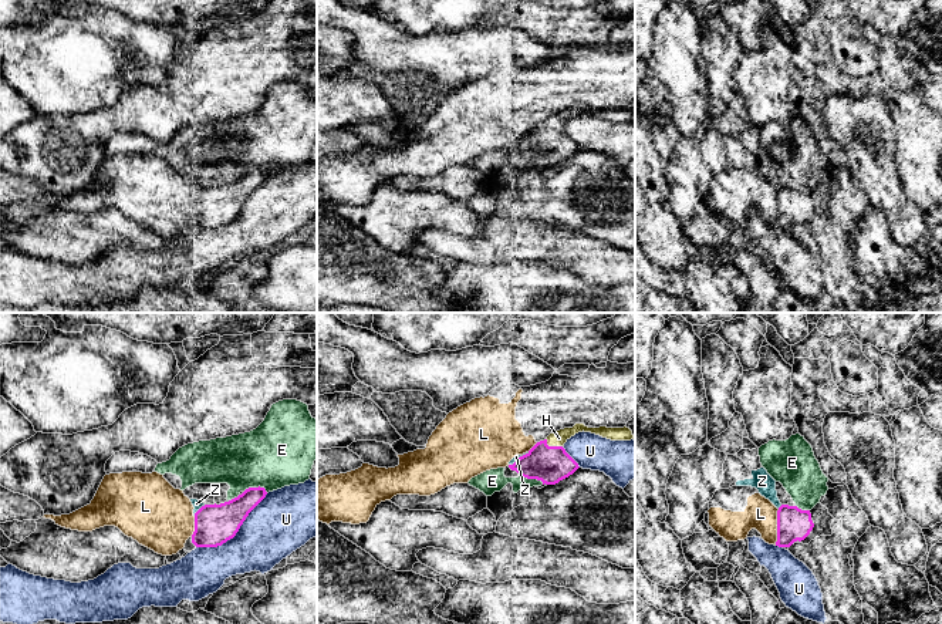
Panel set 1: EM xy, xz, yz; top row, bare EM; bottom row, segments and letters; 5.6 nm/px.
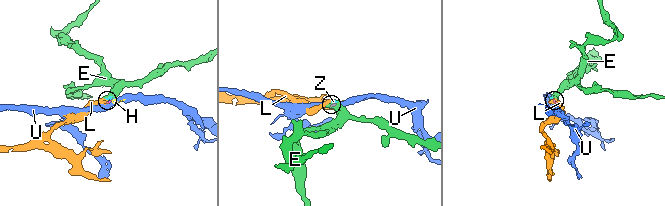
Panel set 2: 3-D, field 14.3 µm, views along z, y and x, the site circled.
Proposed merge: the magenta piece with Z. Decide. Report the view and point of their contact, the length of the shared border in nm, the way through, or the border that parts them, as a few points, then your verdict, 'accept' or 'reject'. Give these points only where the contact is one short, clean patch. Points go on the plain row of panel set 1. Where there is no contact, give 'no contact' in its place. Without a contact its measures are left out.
contact xz (520, 138); length 140 nm; reject

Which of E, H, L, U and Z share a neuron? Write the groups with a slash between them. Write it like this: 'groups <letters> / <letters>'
groups E Z / H / L / U

